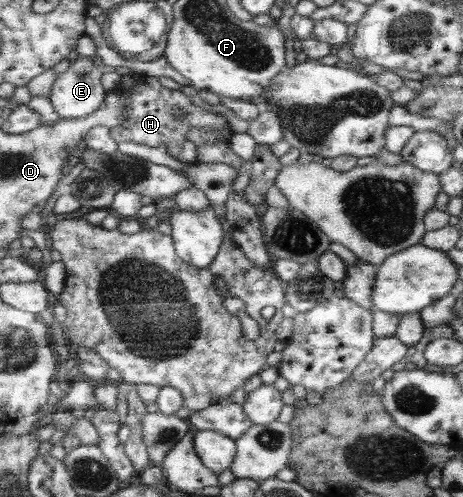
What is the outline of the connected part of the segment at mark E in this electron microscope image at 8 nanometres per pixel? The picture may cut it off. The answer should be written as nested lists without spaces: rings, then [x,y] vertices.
[[[78,57],[67,70],[59,73],[52,86],[51,103],[55,111],[64,119],[82,119],[96,113],[104,103],[106,89],[102,87],[102,70],[92,57]]]

